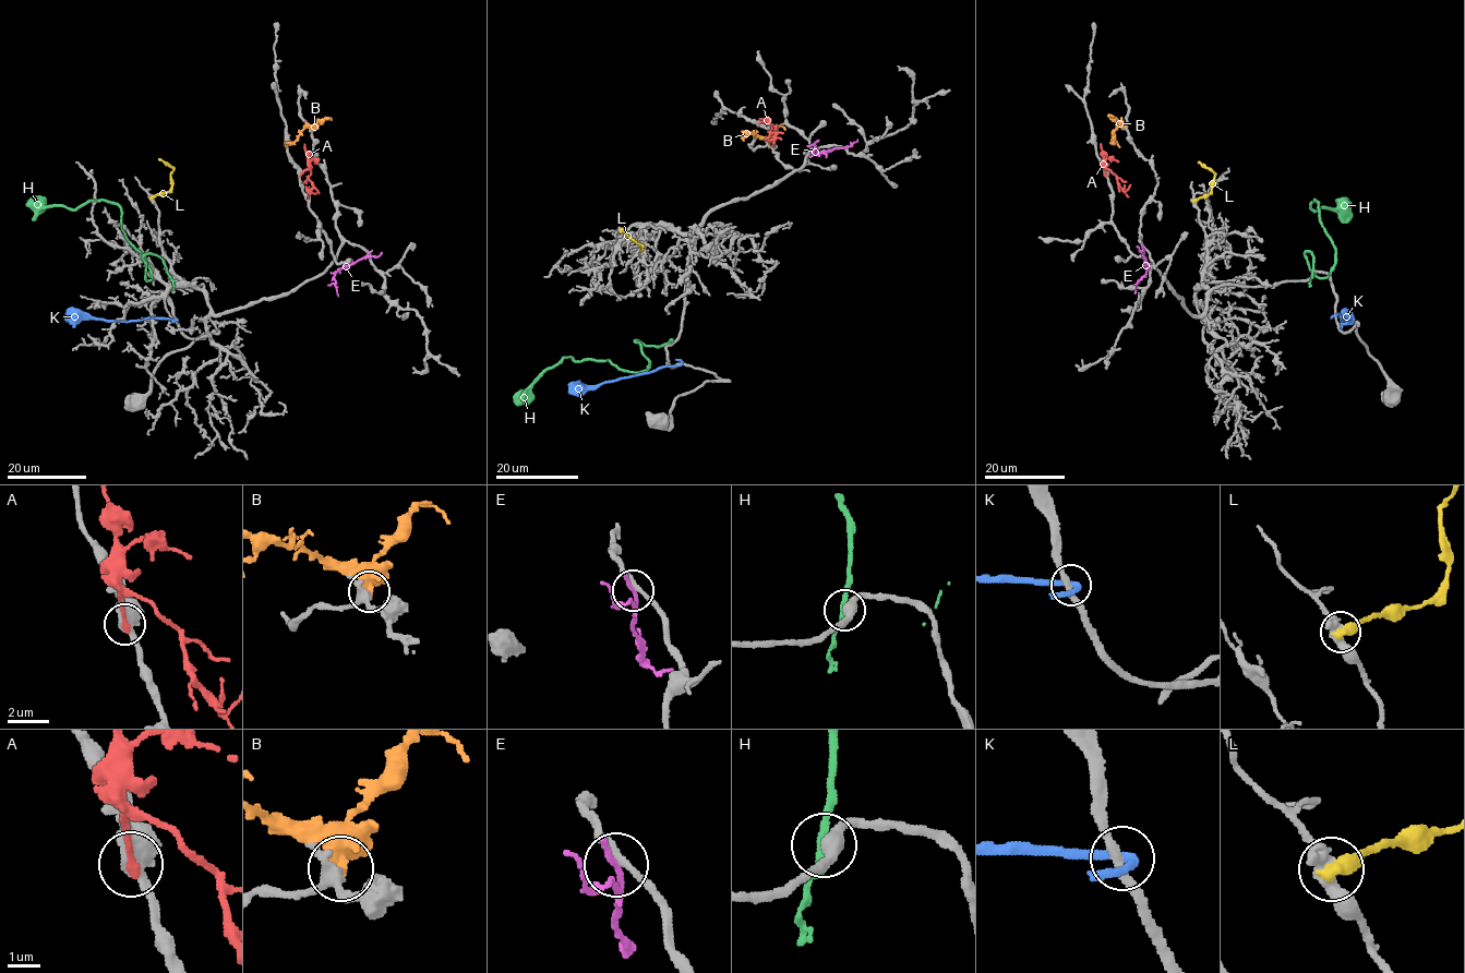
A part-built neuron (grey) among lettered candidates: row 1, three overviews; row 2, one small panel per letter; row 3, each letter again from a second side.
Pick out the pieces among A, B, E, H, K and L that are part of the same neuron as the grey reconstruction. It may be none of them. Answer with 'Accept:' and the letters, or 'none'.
Accept: none

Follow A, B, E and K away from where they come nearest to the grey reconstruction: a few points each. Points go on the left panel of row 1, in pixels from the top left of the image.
A: (301, 175), (308, 169), (310, 171), (309, 187)
B: (312, 129), (305, 127), (292, 143), (286, 143), (286, 147)
E: (369, 254), (336, 273), (338, 296)
K: (176, 319), (153, 317), (116, 321), (91, 315), (65, 315)

